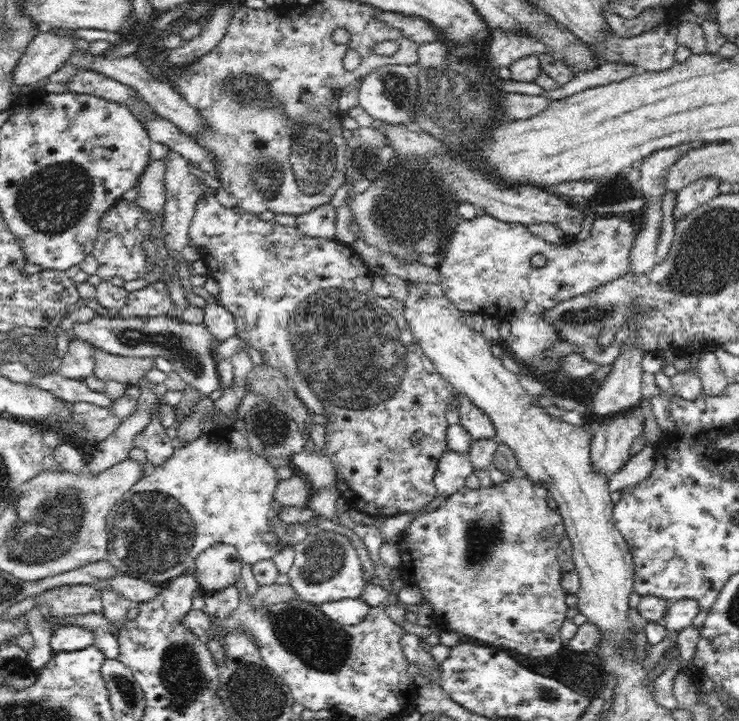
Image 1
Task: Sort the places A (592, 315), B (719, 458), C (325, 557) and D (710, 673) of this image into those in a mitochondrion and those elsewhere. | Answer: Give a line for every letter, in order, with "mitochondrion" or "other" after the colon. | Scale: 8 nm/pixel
A: mitochondrion
B: other
C: mitochondrion
D: other

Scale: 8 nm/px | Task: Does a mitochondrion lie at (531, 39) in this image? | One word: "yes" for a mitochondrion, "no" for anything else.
no

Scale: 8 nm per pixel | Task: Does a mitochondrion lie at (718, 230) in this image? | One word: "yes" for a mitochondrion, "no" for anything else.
yes

